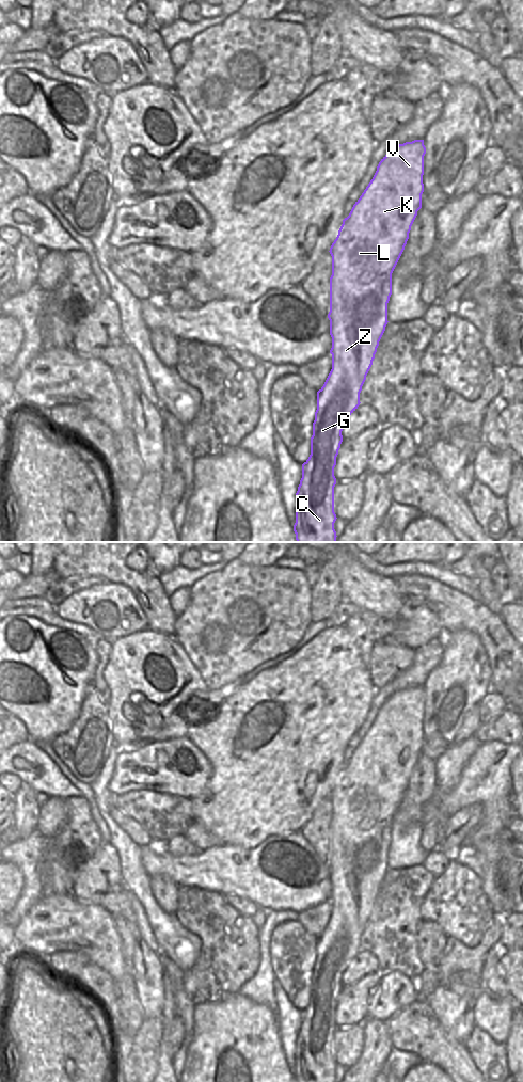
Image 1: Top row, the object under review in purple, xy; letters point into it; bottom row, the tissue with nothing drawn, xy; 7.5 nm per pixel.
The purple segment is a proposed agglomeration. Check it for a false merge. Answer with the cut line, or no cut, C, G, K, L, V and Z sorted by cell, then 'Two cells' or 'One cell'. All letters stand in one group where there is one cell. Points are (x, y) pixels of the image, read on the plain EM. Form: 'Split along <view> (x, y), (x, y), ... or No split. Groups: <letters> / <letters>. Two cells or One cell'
No split. Groups: C G K L V Z. One cell

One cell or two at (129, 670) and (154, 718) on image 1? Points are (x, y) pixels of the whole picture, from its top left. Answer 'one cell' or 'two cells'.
one cell

